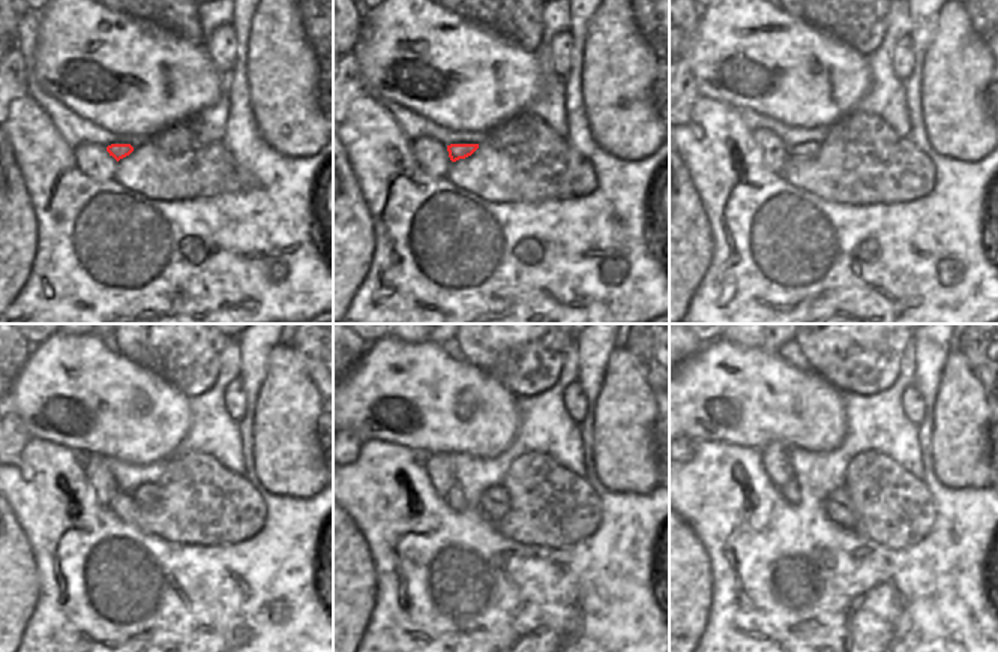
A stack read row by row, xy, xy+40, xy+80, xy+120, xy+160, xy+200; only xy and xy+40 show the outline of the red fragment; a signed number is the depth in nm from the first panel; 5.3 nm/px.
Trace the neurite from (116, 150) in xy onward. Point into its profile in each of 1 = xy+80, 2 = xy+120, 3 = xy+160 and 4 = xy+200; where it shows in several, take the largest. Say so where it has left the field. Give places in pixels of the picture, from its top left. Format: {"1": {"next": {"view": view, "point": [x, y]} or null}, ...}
{"1": {"next": {"view": "xy+80", "point": [808, 150]}}, "2": {"next": {"view": "xy+120", "point": [149, 495]}}, "3": {"next": {"view": "xy+160", "point": [494, 501]}}, "4": {"next": {"view": "xy+200", "point": [838, 504]}}}

